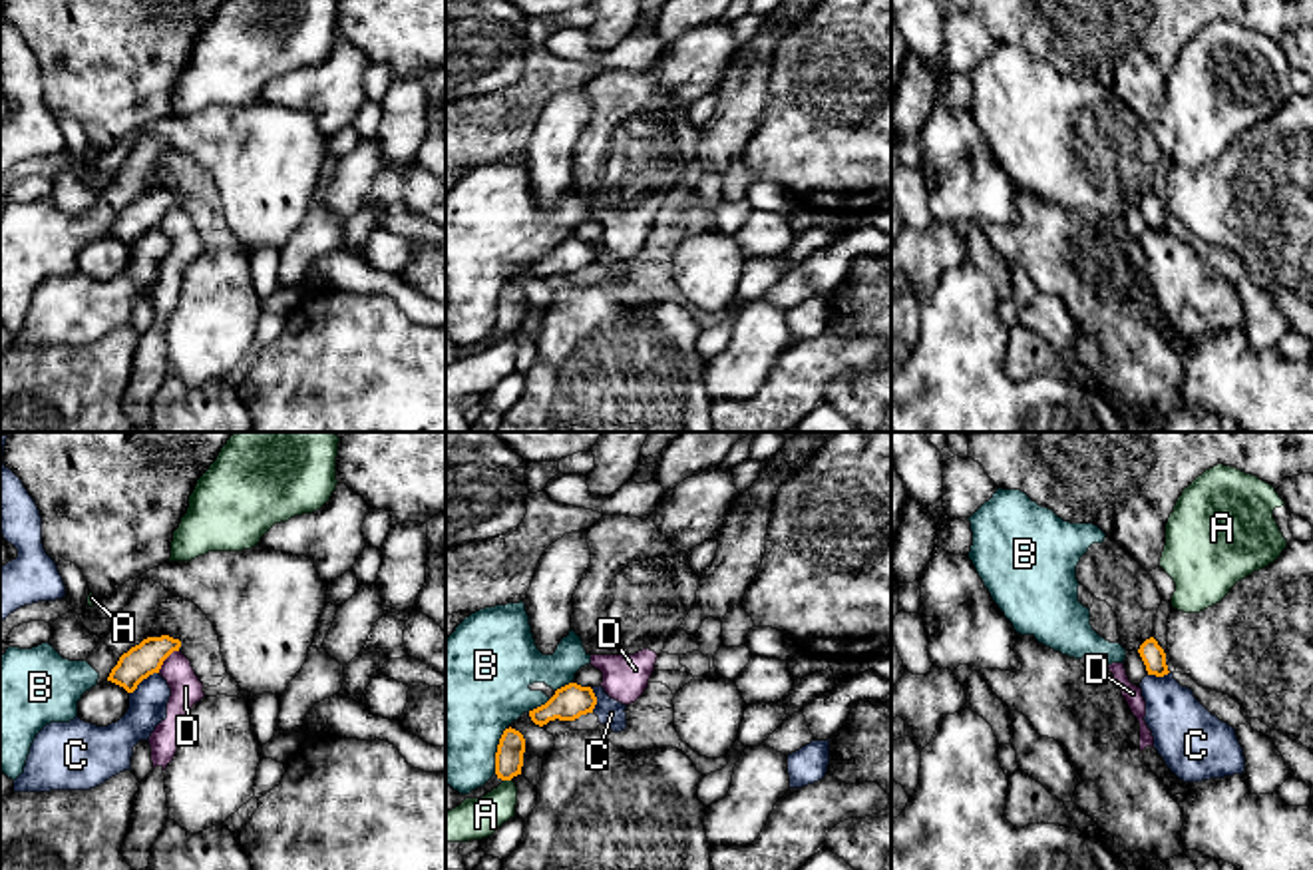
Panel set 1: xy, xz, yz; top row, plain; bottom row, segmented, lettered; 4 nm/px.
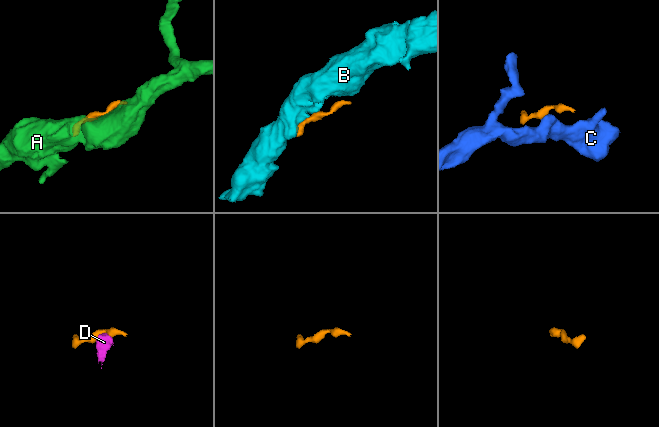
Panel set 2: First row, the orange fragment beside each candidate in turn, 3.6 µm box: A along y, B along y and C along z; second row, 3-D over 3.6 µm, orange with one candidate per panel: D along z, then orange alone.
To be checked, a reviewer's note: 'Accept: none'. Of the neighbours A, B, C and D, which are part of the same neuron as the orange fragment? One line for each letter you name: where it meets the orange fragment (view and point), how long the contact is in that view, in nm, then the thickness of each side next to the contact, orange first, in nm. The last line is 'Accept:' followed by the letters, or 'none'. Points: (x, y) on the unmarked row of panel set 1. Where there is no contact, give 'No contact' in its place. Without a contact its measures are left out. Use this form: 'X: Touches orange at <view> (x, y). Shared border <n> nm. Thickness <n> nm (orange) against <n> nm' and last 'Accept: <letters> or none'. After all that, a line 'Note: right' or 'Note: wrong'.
Accept: none
Note: right

